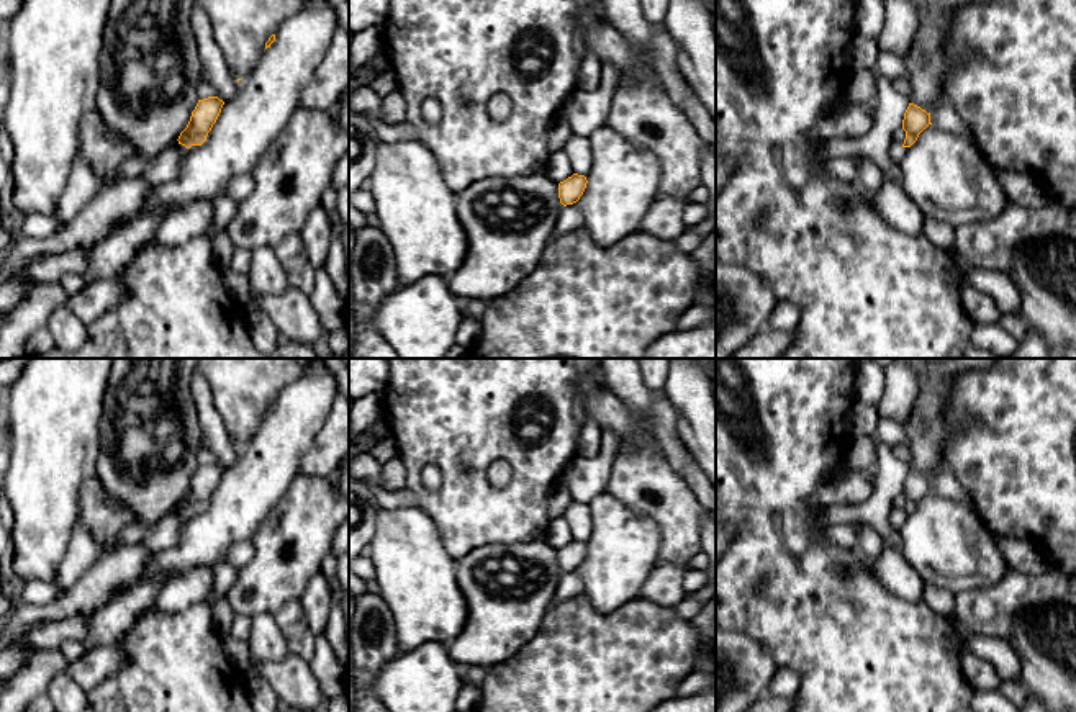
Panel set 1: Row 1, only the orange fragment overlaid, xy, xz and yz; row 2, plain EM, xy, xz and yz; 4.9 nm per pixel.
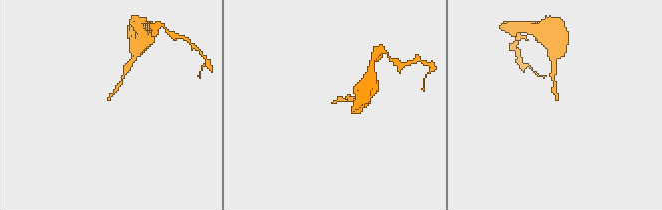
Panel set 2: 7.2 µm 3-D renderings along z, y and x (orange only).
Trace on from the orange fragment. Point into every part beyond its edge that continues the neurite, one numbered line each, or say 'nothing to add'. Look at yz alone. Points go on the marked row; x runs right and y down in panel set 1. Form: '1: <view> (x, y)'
nothing to add

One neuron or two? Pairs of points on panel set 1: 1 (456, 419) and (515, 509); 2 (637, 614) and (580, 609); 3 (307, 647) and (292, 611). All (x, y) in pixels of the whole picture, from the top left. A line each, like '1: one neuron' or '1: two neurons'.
1: one neuron
2: one neuron
3: one neuron

